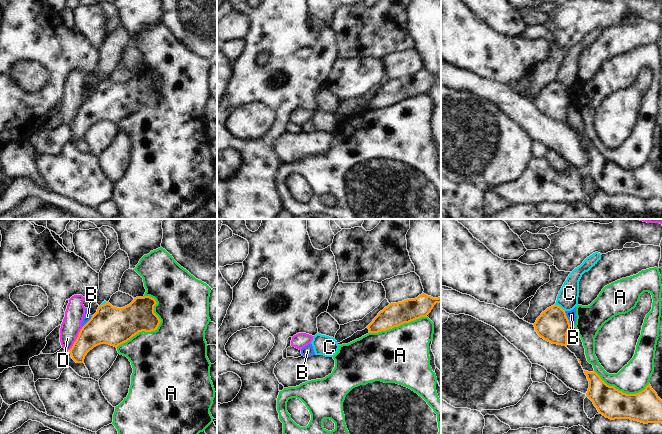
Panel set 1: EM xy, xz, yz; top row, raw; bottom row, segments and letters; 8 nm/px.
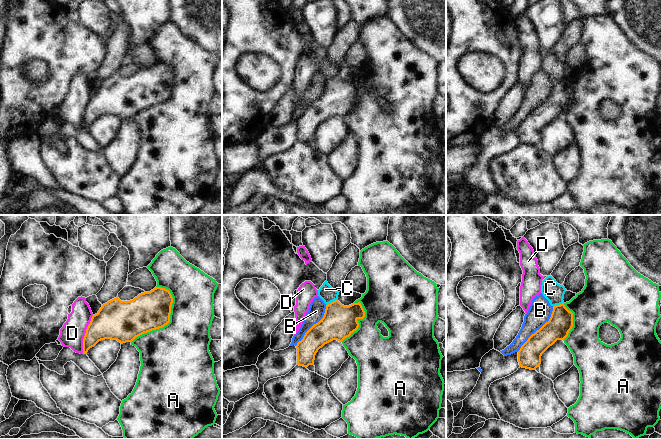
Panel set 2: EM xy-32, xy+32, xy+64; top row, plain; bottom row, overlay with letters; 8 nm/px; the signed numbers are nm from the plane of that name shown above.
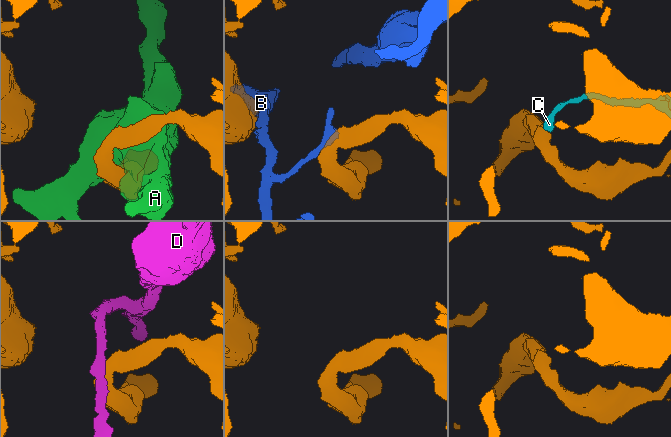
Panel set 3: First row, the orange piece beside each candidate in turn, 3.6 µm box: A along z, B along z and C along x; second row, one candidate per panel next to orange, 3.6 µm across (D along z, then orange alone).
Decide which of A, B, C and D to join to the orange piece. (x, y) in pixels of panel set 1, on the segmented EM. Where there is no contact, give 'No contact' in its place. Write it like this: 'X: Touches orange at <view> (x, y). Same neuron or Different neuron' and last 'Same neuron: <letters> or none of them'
A: Touches orange at xy (151, 330). Different neuron
B: Touches orange at yz (567, 318). Different neuron
C: Touches orange at yz (559, 306). Different neuron
D: Touches orange at xy (76, 339). Different neuron
Same neuron: none of them.

